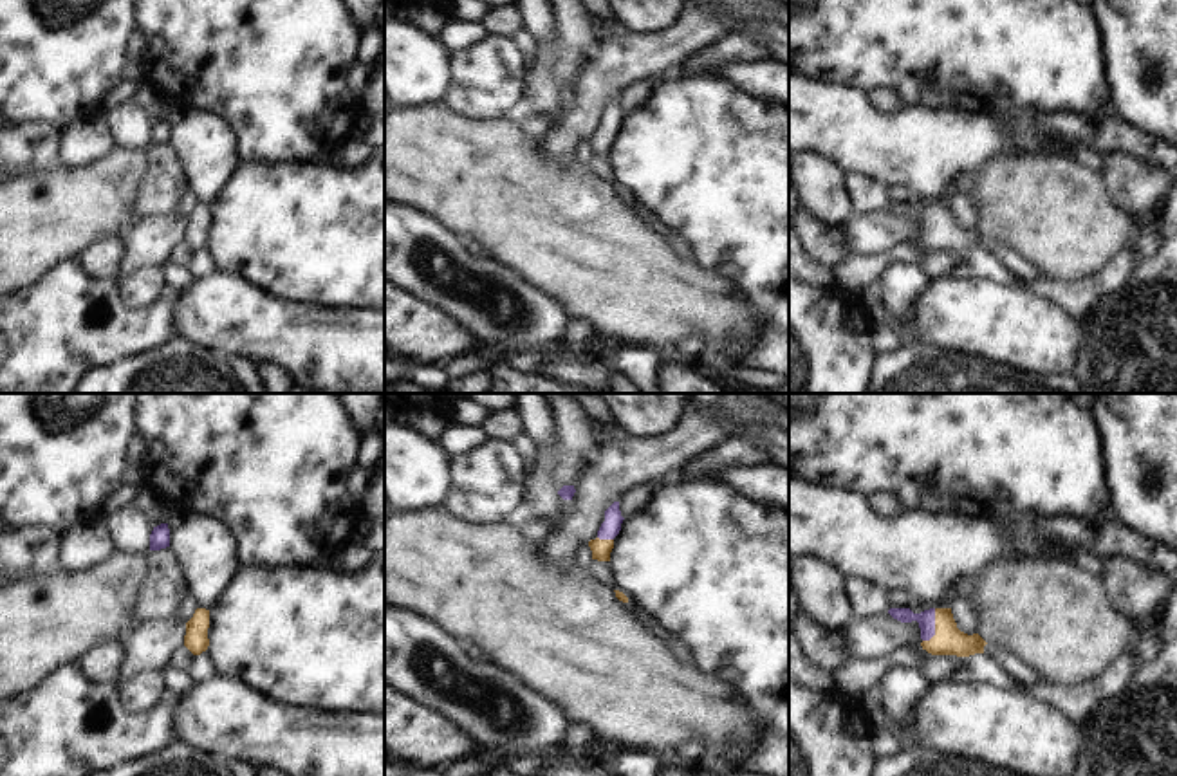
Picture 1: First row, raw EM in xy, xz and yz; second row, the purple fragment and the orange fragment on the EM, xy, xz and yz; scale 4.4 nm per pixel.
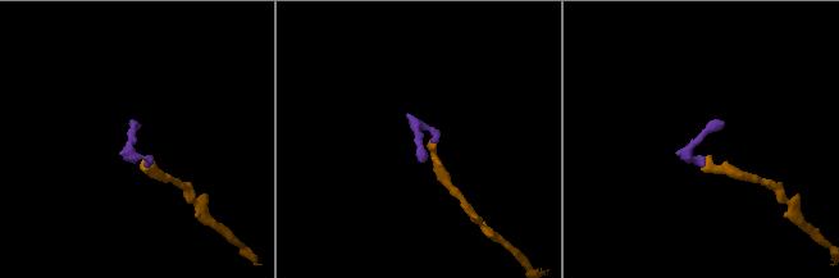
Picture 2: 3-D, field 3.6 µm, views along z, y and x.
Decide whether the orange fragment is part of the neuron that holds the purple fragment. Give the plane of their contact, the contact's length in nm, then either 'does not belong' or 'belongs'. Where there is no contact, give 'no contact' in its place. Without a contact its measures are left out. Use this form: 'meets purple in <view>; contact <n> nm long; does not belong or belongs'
meets purple in yz; contact 160 nm long; belongs

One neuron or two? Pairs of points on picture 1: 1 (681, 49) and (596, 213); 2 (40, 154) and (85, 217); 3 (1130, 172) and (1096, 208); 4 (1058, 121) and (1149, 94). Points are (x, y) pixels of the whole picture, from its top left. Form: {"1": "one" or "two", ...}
{"1": "two", "2": "two", "3": "two", "4": "two"}

